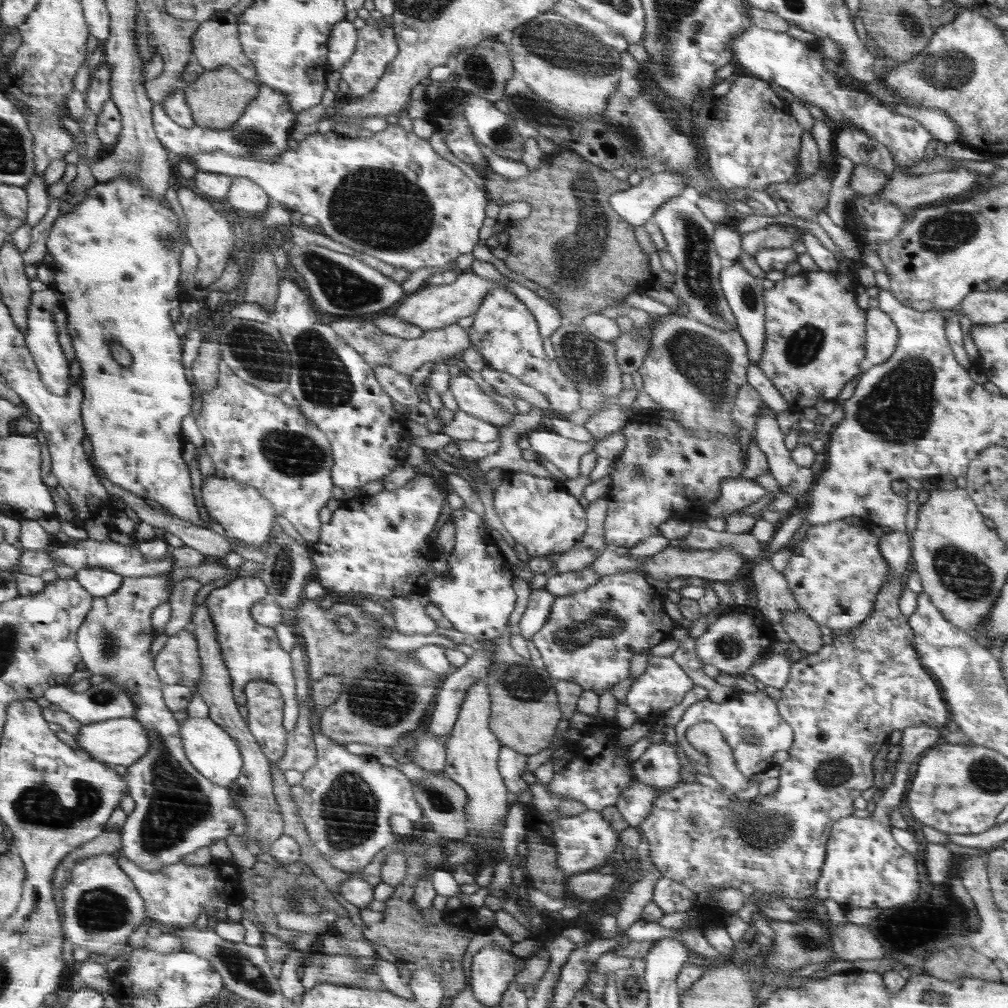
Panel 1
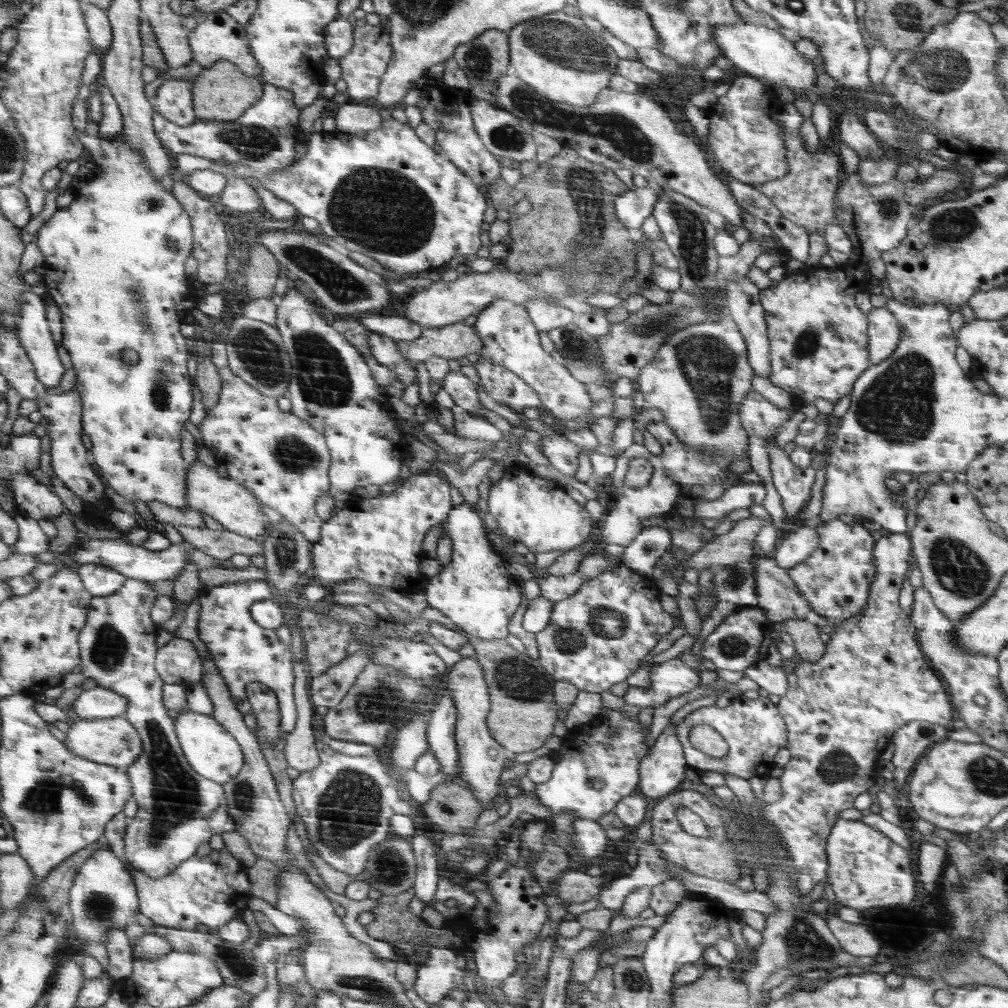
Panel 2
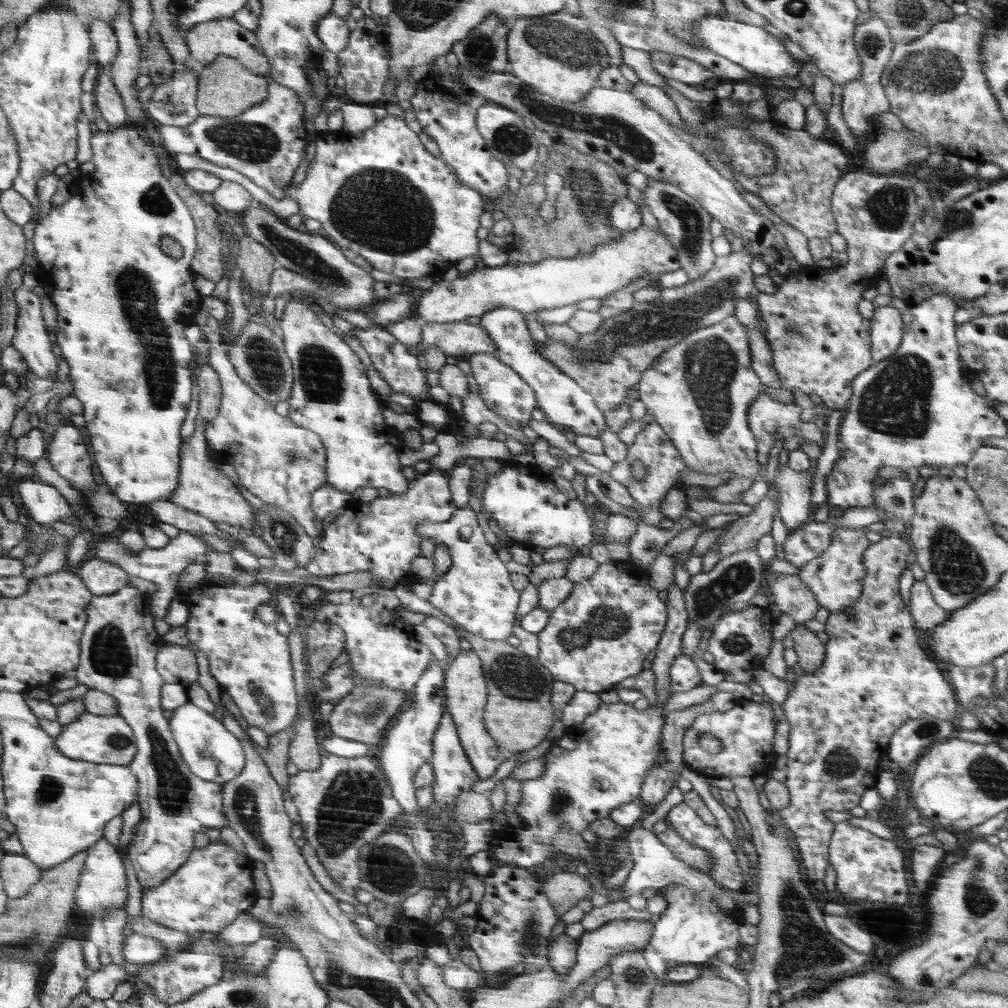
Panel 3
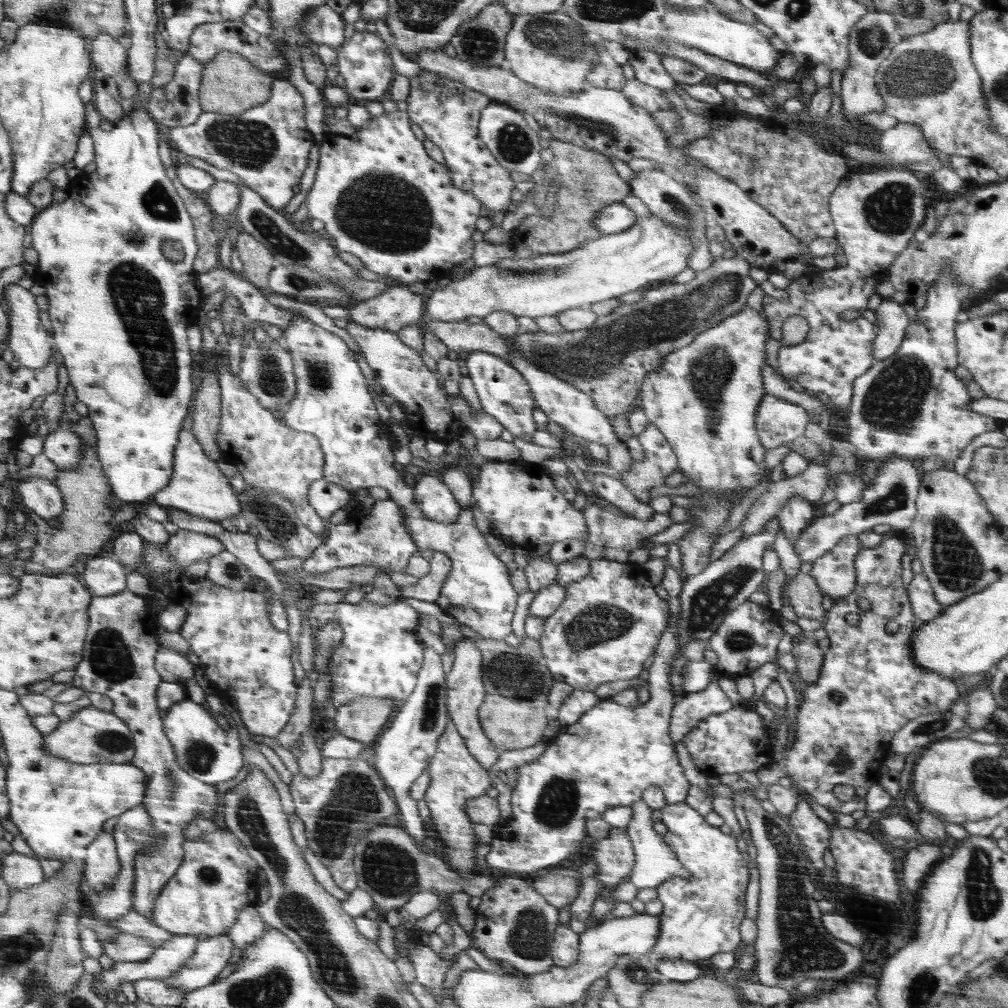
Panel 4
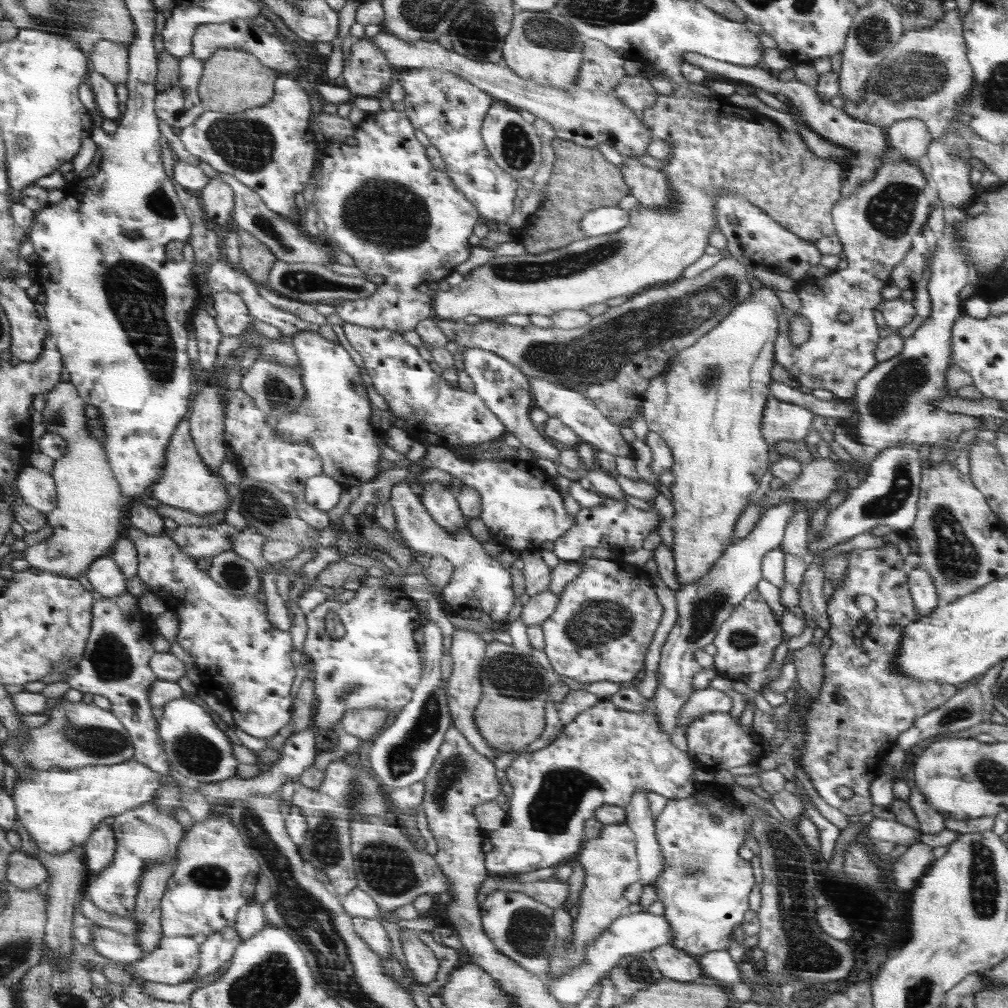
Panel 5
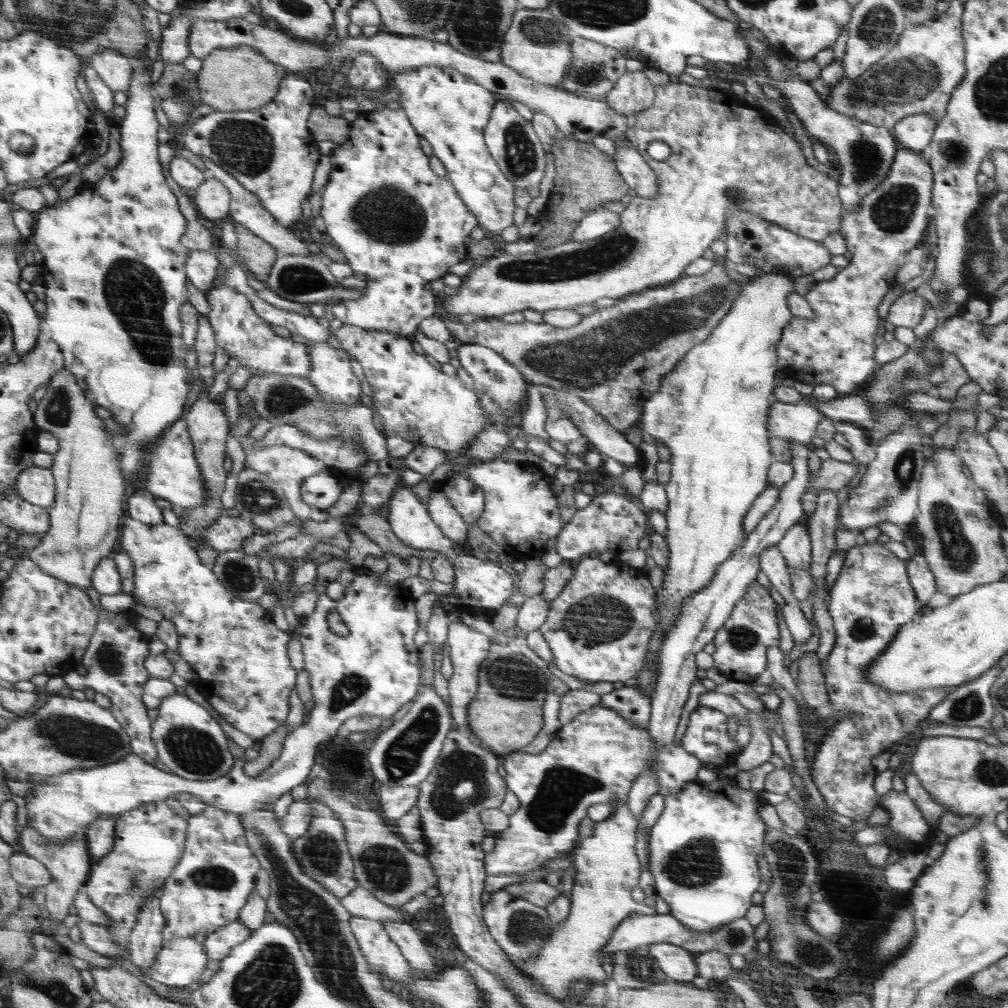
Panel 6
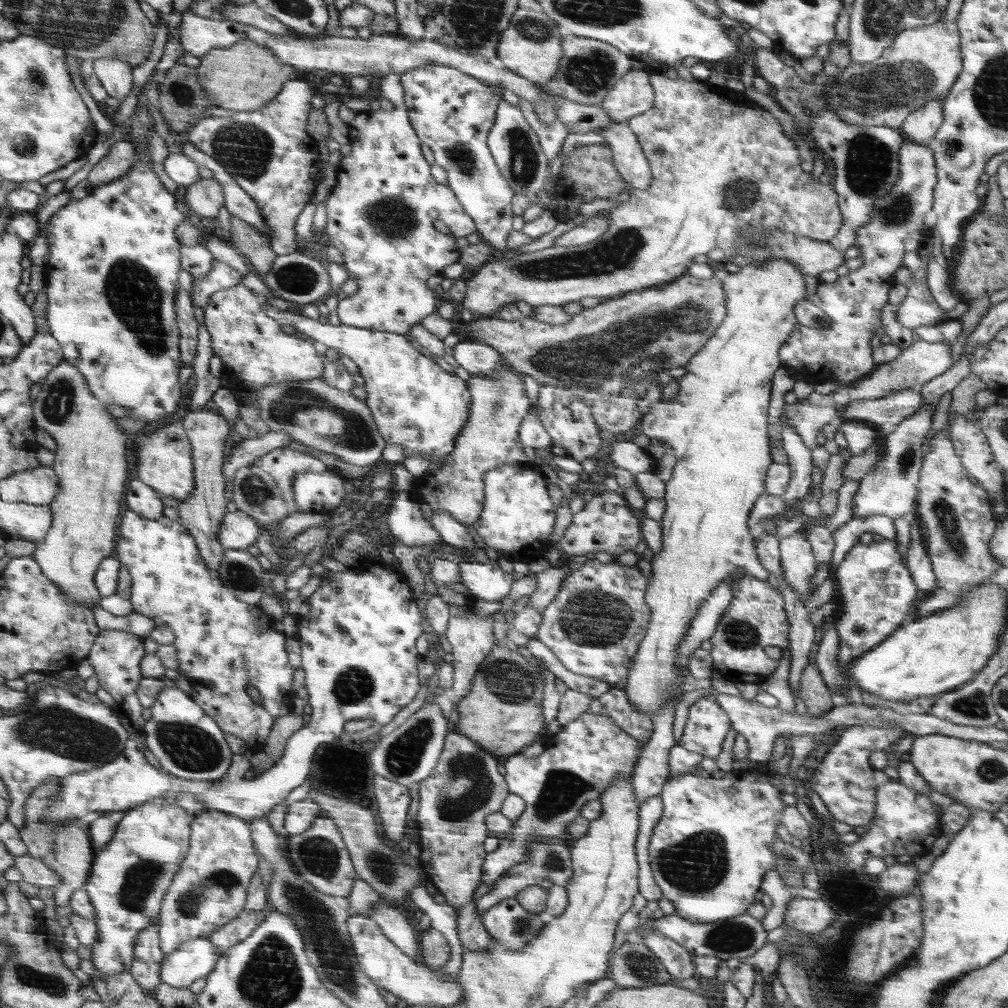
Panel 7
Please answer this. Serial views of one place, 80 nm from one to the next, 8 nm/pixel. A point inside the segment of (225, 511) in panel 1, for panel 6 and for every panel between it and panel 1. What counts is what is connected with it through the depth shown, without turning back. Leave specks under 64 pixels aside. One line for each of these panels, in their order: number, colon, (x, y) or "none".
2: (236, 508)
3: (202, 488)
4: (198, 487)
5: (187, 482)
6: (174, 474)

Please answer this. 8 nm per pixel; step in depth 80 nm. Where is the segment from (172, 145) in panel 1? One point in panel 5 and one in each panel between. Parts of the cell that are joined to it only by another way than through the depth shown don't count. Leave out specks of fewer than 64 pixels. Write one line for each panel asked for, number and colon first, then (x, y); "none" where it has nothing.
2: (264, 138)
3: (266, 143)
4: (267, 146)
5: (270, 149)

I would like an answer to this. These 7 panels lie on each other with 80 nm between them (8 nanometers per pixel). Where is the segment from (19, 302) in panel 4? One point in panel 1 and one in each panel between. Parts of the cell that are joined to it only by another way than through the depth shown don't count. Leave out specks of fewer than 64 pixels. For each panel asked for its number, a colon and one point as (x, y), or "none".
1: (42, 337)
2: (34, 330)
3: (32, 339)

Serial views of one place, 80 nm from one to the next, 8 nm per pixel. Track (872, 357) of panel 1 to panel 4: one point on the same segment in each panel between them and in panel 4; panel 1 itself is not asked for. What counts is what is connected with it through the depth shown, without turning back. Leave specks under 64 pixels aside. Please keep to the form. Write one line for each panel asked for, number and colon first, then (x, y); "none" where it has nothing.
2: (883, 329)
3: (887, 329)
4: (892, 320)

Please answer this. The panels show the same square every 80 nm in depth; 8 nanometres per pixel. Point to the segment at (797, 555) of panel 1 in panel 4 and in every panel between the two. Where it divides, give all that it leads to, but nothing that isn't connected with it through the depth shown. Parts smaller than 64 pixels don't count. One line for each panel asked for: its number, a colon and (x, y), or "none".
2: (836, 579)
3: (836, 577)
4: (835, 572)

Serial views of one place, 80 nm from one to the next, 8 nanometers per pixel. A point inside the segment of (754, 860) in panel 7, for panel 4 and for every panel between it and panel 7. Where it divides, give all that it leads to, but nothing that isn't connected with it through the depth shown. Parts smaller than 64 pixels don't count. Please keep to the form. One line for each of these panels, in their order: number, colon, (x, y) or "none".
4: (700, 918)
5: (704, 888)
6: (704, 848)

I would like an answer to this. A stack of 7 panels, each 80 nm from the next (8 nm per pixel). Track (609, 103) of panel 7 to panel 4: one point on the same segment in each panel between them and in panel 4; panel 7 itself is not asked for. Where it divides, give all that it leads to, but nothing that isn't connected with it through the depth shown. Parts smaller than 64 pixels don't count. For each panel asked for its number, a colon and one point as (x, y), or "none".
4: (651, 98)
5: (635, 91)
6: (633, 93)

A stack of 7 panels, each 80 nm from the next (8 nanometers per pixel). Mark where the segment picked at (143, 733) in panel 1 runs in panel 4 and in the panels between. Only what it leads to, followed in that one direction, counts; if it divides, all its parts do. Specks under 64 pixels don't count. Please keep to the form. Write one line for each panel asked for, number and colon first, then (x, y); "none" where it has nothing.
2: (116, 742)
3: (111, 740)
4: (92, 736)

